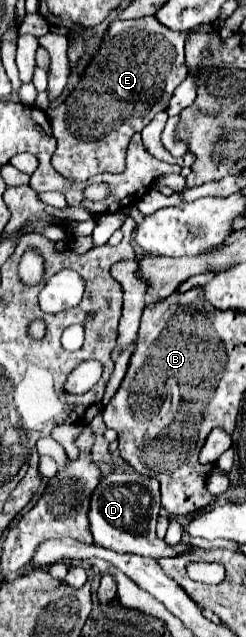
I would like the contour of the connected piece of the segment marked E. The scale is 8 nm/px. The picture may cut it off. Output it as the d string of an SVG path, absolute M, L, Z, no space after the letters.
M143 16L143 18L135 18L135 20L113 20L113 22L111 22L111 28L109 28L107 36L105 36L105 40L103 40L101 50L97 52L97 56L93 58L93 62L91 62L89 68L85 70L85 76L81 78L81 82L77 84L77 88L71 92L71 96L69 96L61 106L57 106L55 110L51 110L51 108L47 110L47 118L49 118L49 122L51 122L53 136L57 138L57 150L55 150L55 154L53 154L53 168L55 168L61 176L65 176L65 178L71 180L71 182L85 182L85 180L89 180L89 178L93 178L95 174L101 174L101 172L123 172L123 168L125 168L125 152L127 152L127 144L129 144L131 136L137 134L137 132L141 132L141 130L153 120L155 114L167 110L173 90L175 90L175 88L185 80L185 76L187 76L185 50L183 50L185 38L187 38L187 32L173 32L173 30L165 28L163 24L159 24L159 22L155 20L155 16Z

